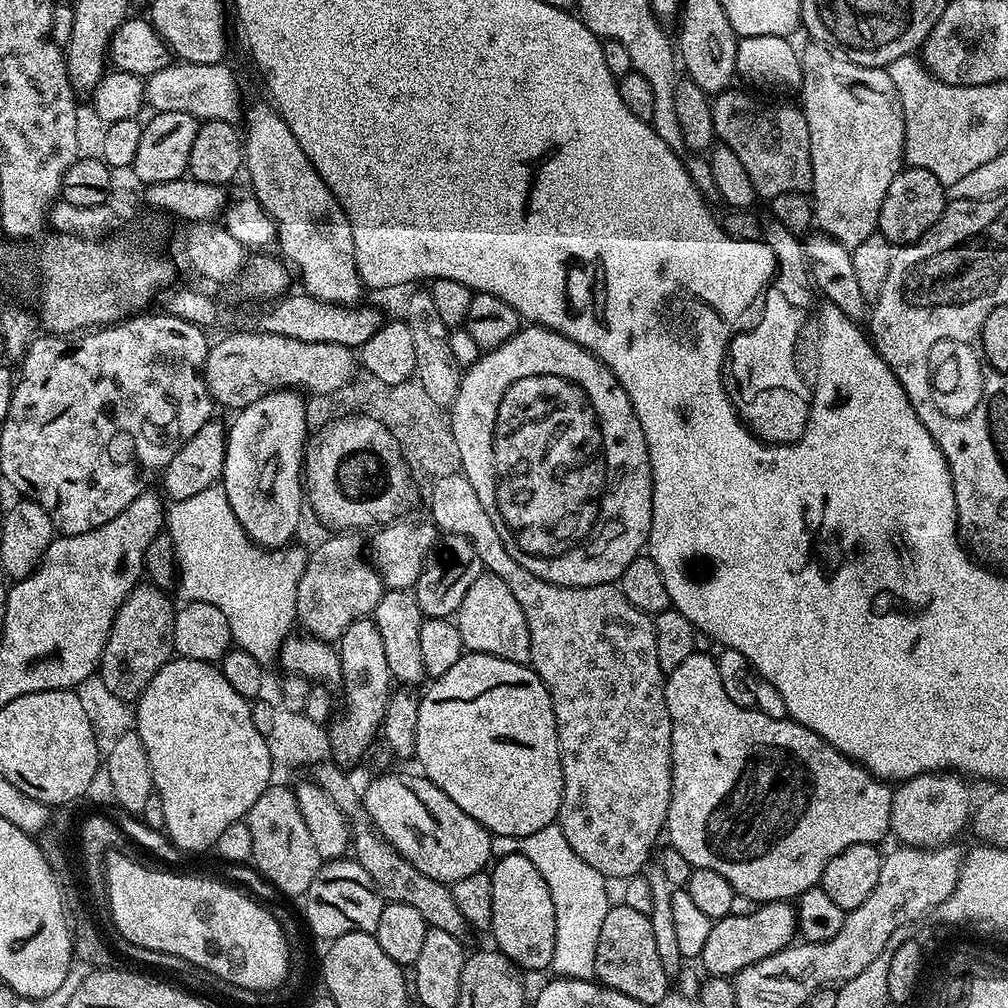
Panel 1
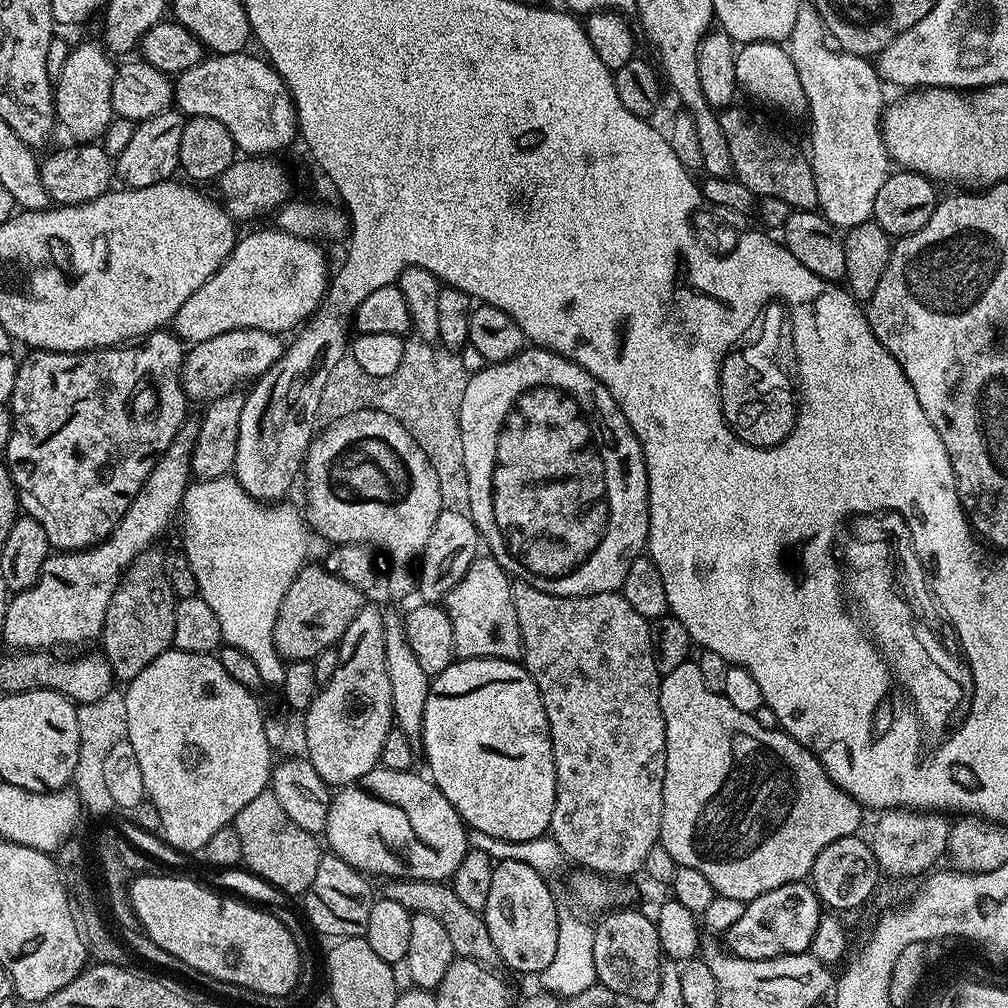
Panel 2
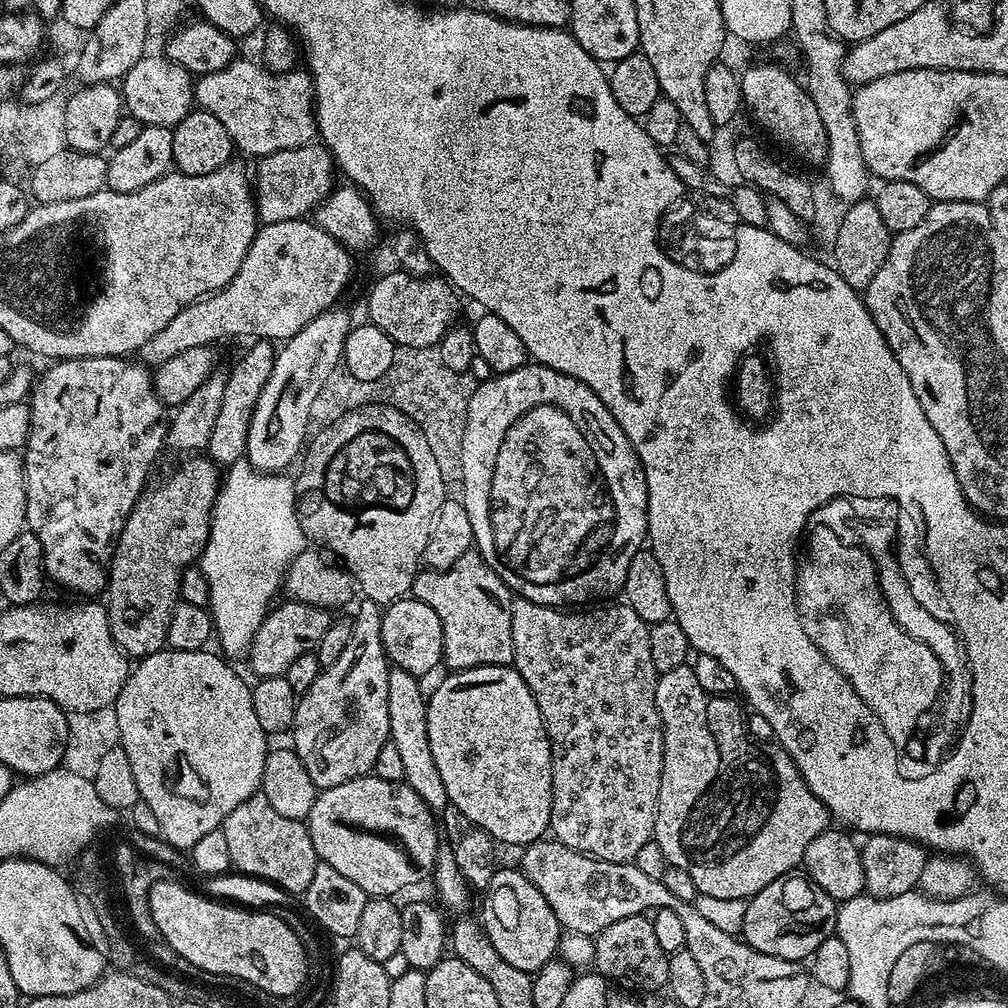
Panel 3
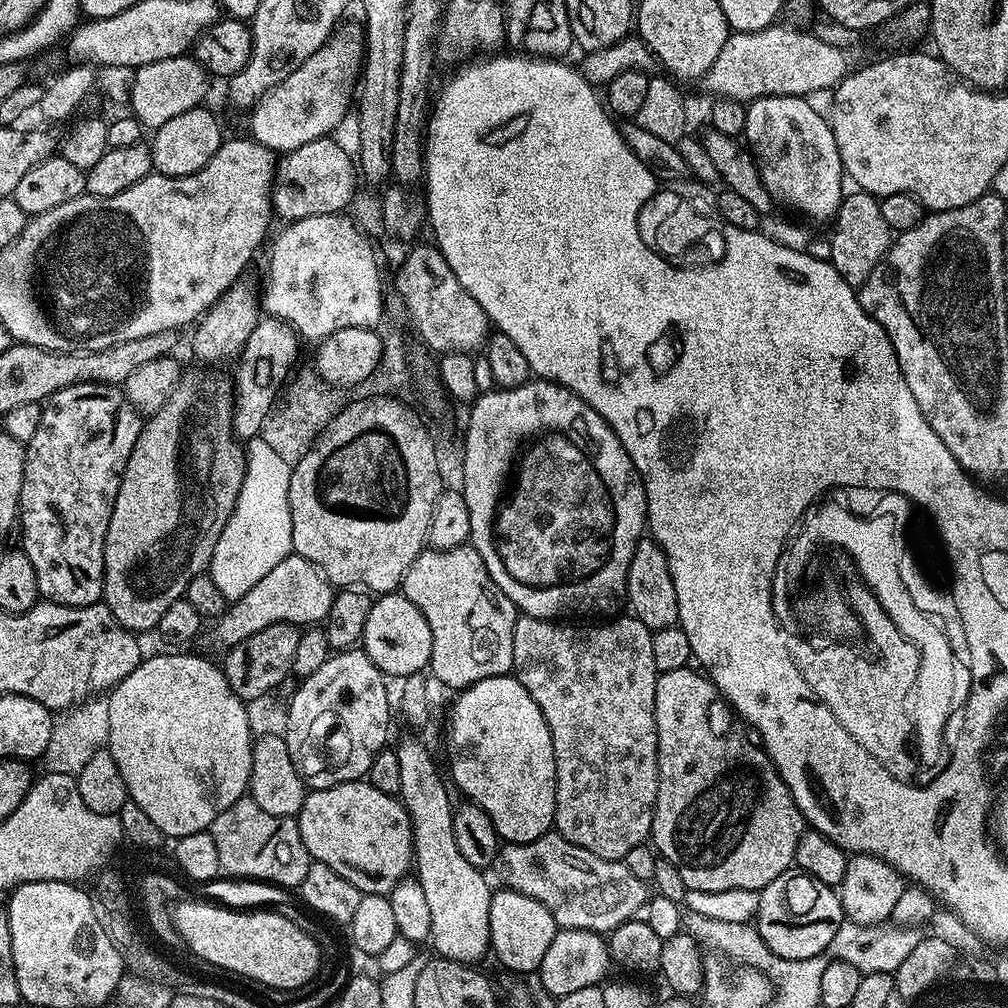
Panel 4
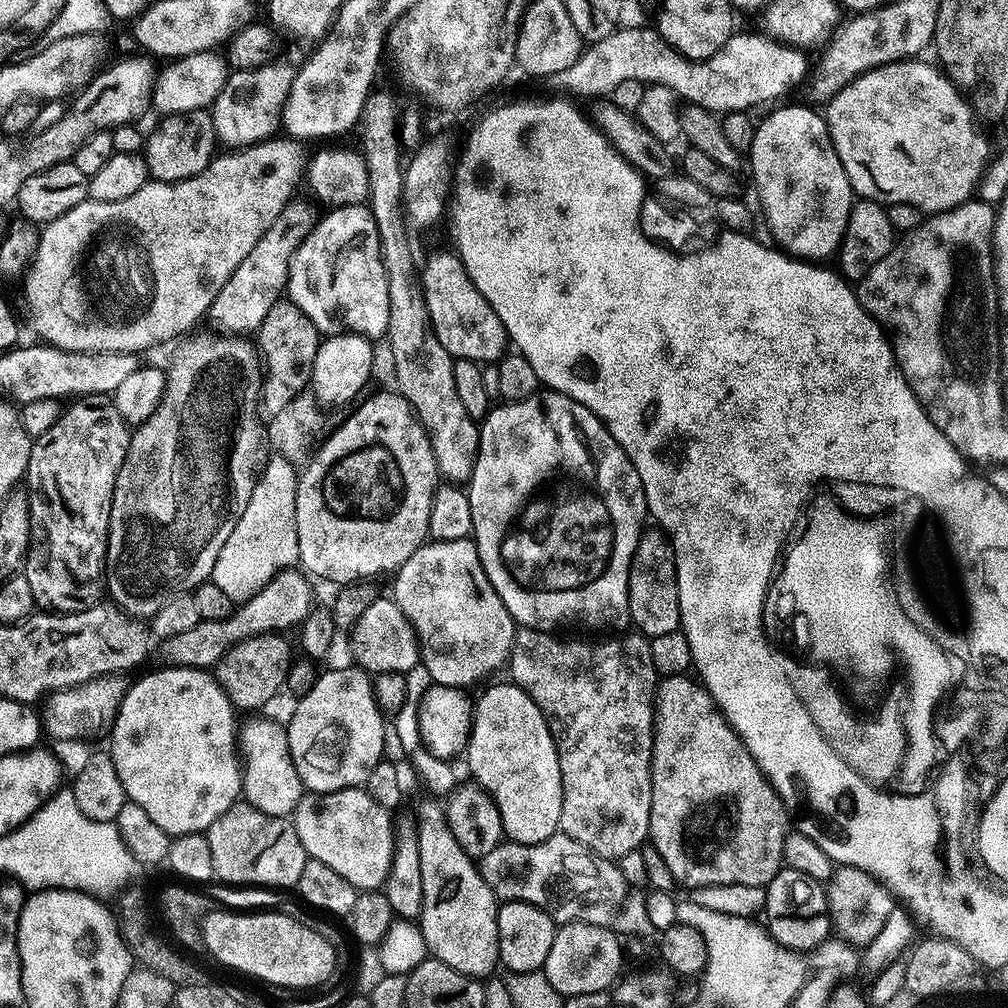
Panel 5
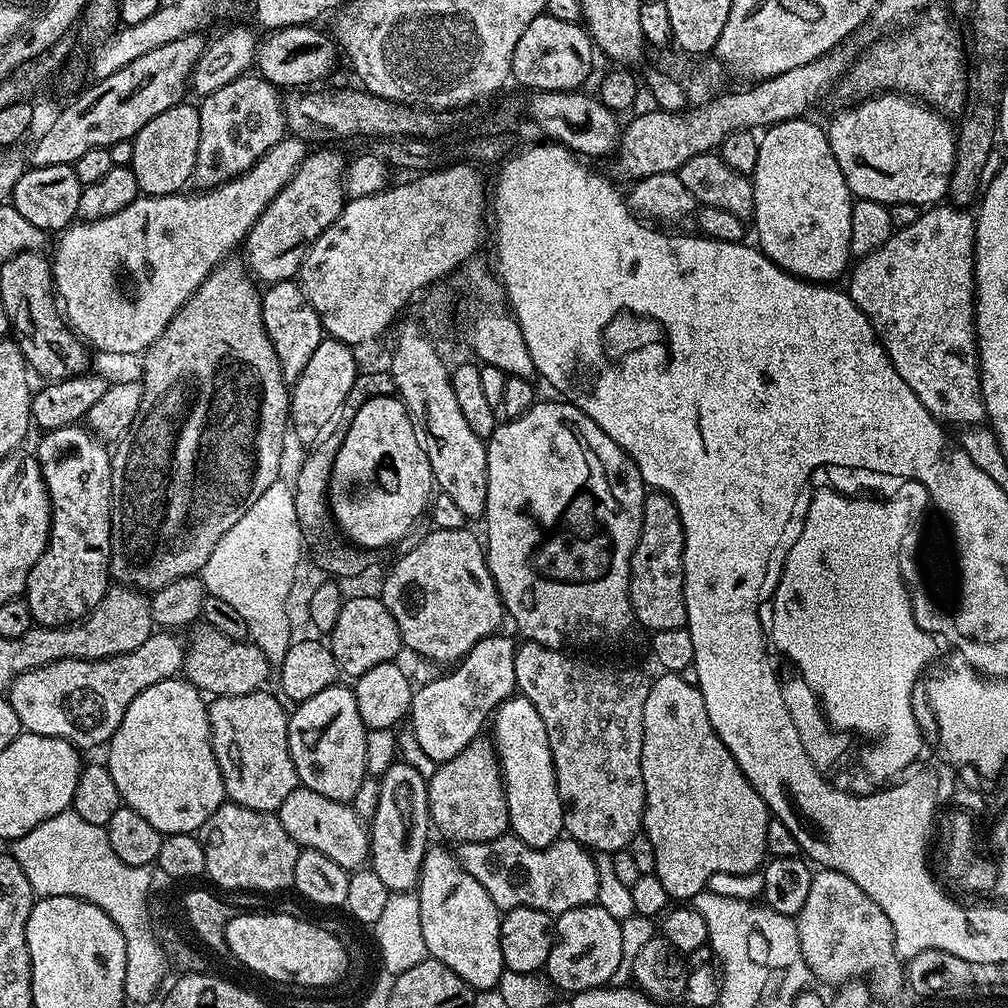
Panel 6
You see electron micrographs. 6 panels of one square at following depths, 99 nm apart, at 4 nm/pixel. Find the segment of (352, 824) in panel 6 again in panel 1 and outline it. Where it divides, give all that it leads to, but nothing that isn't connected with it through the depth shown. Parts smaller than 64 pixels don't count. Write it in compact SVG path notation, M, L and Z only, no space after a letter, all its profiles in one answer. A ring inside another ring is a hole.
M392 772L370 781L368 789L363 789L362 811L373 829L410 866L443 884L451 886L462 878L470 878L470 874L485 871L493 859L492 833L458 810L427 776L415 775L399 776Z

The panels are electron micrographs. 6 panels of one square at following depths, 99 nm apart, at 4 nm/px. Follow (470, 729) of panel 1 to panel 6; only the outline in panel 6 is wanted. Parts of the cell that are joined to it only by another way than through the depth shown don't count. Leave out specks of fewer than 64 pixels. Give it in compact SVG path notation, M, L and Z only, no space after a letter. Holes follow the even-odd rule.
M515 694L497 705L490 717L491 726L490 739L500 760L500 773L504 776L511 835L526 842L526 846L550 846L561 839L564 832L564 803L556 789L556 771L552 765L550 742L546 738L546 725L526 697Z

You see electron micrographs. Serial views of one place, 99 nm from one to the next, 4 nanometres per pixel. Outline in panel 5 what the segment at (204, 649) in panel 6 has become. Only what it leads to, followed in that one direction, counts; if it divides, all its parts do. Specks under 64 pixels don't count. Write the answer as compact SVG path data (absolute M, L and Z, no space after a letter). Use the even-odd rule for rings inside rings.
M280 634L251 636L239 640L233 648L228 649L223 657L214 665L216 681L230 698L233 708L260 708L268 704L285 687L288 670L293 664L292 648Z

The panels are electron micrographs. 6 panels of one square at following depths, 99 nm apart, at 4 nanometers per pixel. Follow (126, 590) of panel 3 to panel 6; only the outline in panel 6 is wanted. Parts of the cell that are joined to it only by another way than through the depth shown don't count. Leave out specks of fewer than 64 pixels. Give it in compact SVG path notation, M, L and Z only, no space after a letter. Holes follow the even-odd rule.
M229 258L211 272L200 289L170 318L166 330L143 353L142 402L130 430L120 437L112 452L112 559L110 576L117 585L135 588L145 594L170 586L178 578L203 573L206 558L210 558L214 546L262 498L262 493L279 479L283 436L290 431L290 388L284 379L278 354L266 334L262 318L262 292L250 275L243 259Z

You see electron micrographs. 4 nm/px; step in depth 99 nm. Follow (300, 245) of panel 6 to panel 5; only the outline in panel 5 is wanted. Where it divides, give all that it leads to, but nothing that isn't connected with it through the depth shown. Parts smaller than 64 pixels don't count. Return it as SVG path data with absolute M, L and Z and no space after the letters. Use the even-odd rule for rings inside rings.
M293 198L290 203L274 218L270 230L258 238L258 246L238 262L238 270L230 274L226 286L222 286L220 293L214 298L214 302L208 308L207 319L221 324L230 334L252 334L259 329L262 318L270 314L270 306L285 295L288 286L288 271L292 256L298 250L298 246L310 234L318 219L315 212L306 201L301 198Z

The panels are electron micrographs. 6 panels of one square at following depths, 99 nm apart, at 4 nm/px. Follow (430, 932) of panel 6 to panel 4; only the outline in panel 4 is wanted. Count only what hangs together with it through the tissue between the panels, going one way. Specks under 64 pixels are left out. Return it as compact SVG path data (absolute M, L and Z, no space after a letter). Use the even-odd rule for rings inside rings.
M404 740L401 744L398 744L396 748L396 753L398 754L398 763L400 763L400 771L402 777L402 786L400 787L398 796L404 805L404 809L410 814L412 819L412 850L414 853L414 876L420 881L422 886L422 891L426 894L427 904L430 906L430 944L433 944L437 948L439 955L446 960L456 960L460 964L470 964L475 965L476 960L480 960L485 955L486 957L490 952L490 945L488 939L490 938L490 898L492 897L493 889L488 888L488 880L481 869L470 866L470 862L466 862L466 858L462 858L462 853L458 851L458 842L454 842L454 822L452 821L452 813L454 811L454 803L448 797L449 785L446 783L444 785L444 780L440 777L440 772L436 769L436 760L434 757L428 753L428 748L420 740Z

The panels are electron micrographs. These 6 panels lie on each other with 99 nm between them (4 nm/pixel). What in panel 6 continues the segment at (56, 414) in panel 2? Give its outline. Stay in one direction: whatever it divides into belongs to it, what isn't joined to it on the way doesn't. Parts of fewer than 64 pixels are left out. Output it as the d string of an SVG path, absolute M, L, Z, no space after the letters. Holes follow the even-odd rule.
M84 426L59 428L41 435L40 445L34 449L40 473L48 487L52 501L52 529L48 545L28 575L26 599L33 621L46 628L63 628L87 617L102 602L110 587L112 559L112 452L105 441L92 435Z

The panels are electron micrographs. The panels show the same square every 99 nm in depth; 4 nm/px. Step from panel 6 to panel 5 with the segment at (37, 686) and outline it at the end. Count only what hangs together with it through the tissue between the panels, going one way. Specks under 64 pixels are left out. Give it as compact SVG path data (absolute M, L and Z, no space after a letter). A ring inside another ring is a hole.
M295 567L286 568L274 579L251 597L243 601L225 620L201 620L194 626L194 630L186 630L183 634L174 634L174 638L166 638L159 645L164 655L163 663L173 668L202 668L211 669L217 661L233 648L239 640L251 636L265 634L280 634L283 628L293 628L303 623L308 616L312 602L310 602L310 588L303 571ZM124 674L94 676L71 688L57 688L43 701L42 728L52 735L53 741L82 740L92 742L95 736L107 737L112 730L118 710L122 706L122 698L128 692L129 677Z

